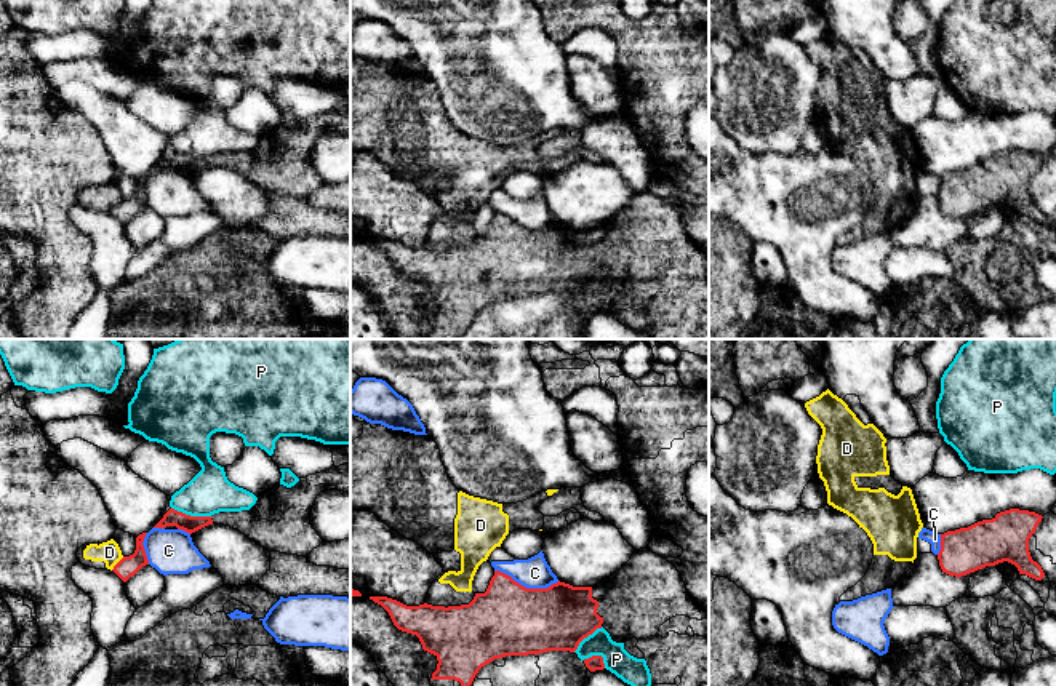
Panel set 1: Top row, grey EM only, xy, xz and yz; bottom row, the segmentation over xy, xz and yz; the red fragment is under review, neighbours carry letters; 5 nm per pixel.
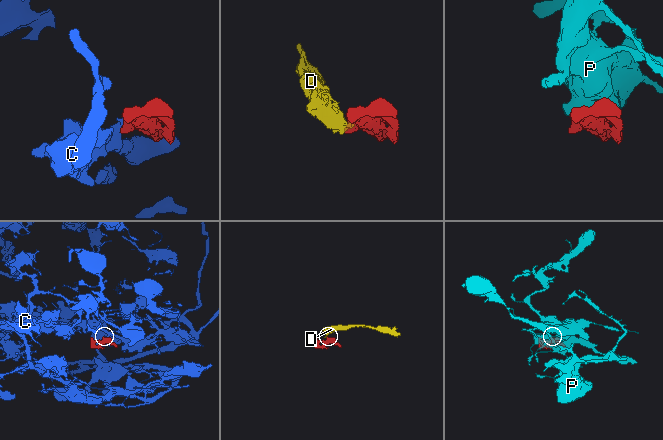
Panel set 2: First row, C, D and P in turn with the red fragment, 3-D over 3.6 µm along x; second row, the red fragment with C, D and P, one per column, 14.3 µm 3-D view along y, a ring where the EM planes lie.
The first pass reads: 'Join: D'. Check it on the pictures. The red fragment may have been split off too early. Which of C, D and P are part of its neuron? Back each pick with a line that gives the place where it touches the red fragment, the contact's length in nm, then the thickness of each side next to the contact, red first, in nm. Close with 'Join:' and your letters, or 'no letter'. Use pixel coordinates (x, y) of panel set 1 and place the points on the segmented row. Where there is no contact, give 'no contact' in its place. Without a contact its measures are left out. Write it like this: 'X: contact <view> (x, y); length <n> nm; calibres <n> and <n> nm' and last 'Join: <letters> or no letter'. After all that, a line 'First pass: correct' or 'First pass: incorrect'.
Join: no letter
First pass: incorrect

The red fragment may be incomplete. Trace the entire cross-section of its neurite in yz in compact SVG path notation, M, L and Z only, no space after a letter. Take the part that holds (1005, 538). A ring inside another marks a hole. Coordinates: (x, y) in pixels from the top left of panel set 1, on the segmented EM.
M1010 509L992 520L941 534L938 560L942 572L962 577L1008 561L1019 574L1042 580L1045 572L1029 552L1029 539L1042 518L1035 512Z

